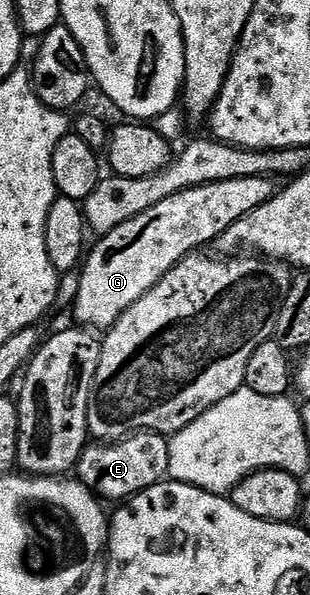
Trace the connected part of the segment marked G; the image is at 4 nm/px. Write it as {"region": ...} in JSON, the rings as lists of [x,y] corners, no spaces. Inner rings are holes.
{"region":[[[269,176],[202,184],[181,190],[165,198],[165,202],[149,206],[145,214],[121,222],[117,230],[102,237],[99,245],[86,253],[81,265],[81,290],[77,290],[73,305],[73,313],[79,319],[76,321],[95,330],[112,328],[117,318],[121,318],[133,302],[153,290],[153,286],[157,286],[173,266],[180,264],[186,256],[206,249],[203,248],[206,244],[214,245],[219,236],[233,226],[233,222],[269,202],[276,191],[276,181]]]}

